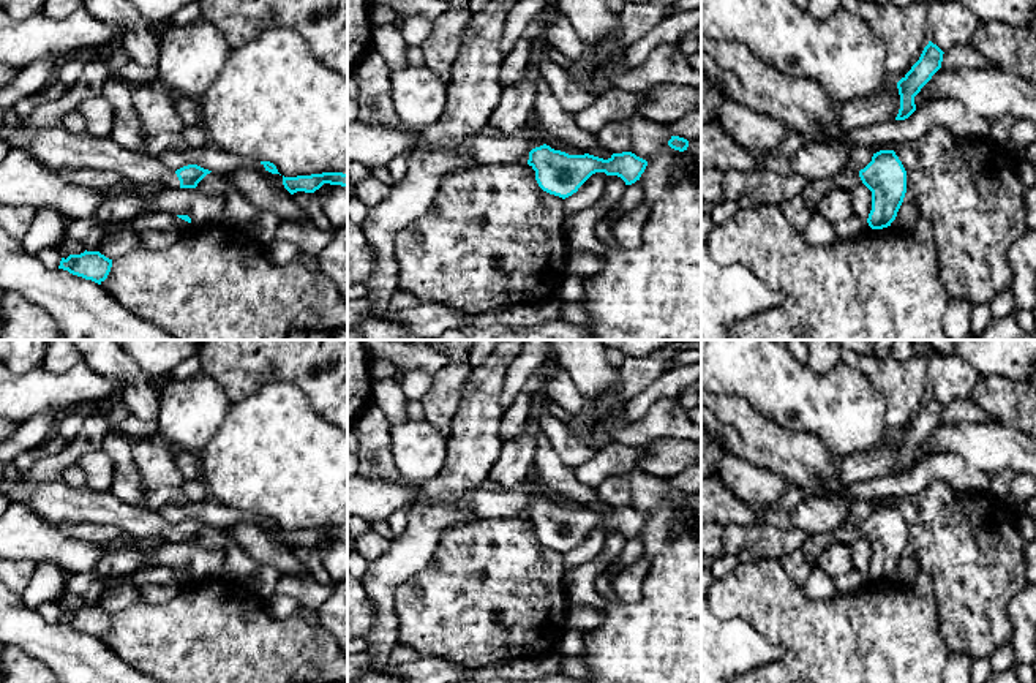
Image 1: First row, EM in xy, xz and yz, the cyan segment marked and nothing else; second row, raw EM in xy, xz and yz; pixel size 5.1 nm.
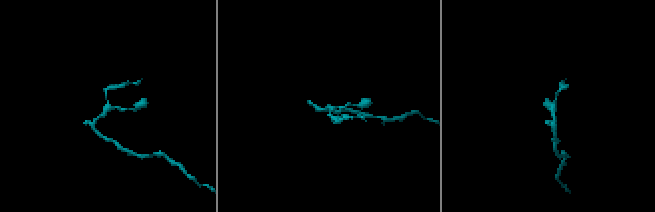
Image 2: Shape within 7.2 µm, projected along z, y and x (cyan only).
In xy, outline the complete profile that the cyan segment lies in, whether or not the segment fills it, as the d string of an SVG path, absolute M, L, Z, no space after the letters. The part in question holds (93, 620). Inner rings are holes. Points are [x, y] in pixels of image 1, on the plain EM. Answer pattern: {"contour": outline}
{"contour": "M84 606L81 609L69 609L62 612L58 623L68 625L73 629L92 634L101 639L112 621L112 613L106 612L99 606Z"}

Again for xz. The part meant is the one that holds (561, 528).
{"contour": "M490 479L452 503L471 509L479 520L515 519L527 508L527 519L535 525L539 541L562 553L576 547L595 526L617 530L625 539L632 539L648 520L646 514L632 506L613 508L608 514L589 508L569 509L532 493L526 484L504 489Z"}

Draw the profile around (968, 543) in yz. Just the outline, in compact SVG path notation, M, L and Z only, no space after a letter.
M941 481L916 495L873 500L870 504L894 504L902 515L906 525L903 555L914 558L919 571L932 577L940 632L949 653L990 659L998 647L1009 642L1008 606L1028 583L1025 539L1017 530L1017 515L989 492L960 492Z

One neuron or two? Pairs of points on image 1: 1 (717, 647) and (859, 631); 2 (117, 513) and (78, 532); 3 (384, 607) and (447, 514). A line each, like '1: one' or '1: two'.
1: two
2: two
3: one

